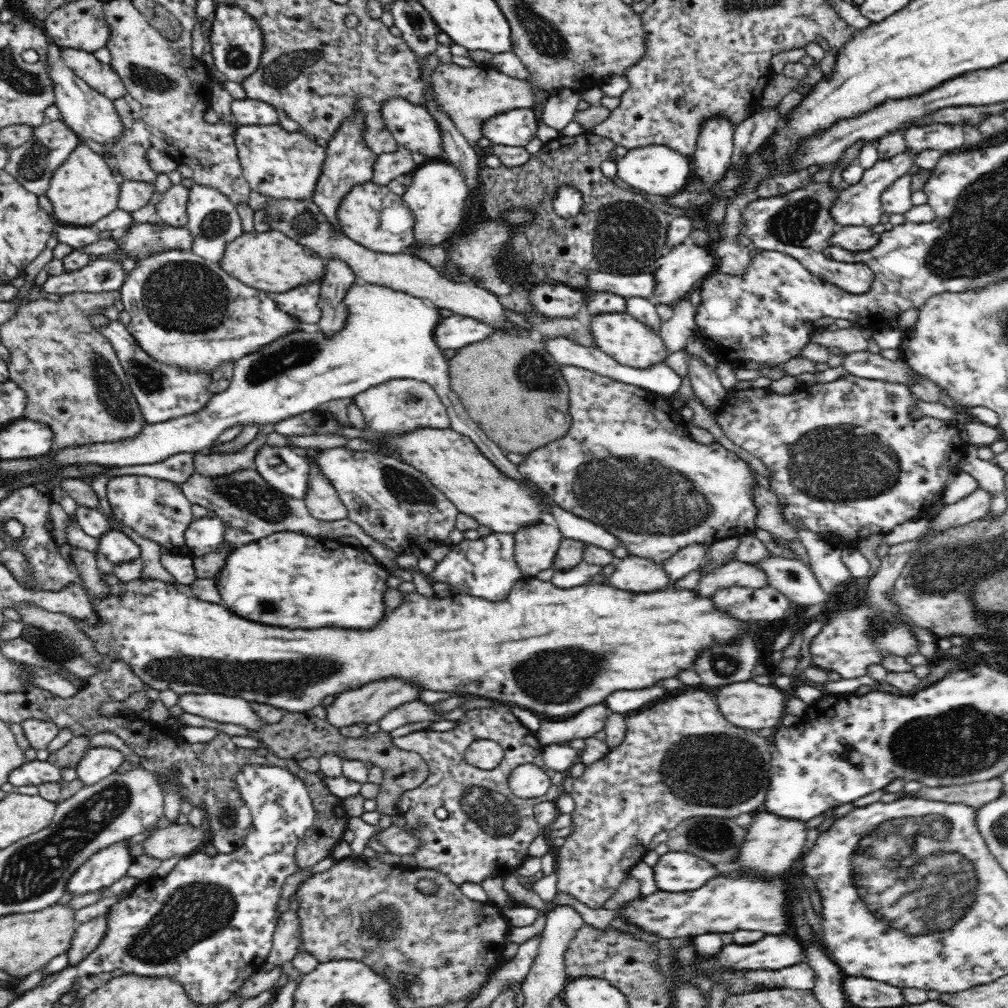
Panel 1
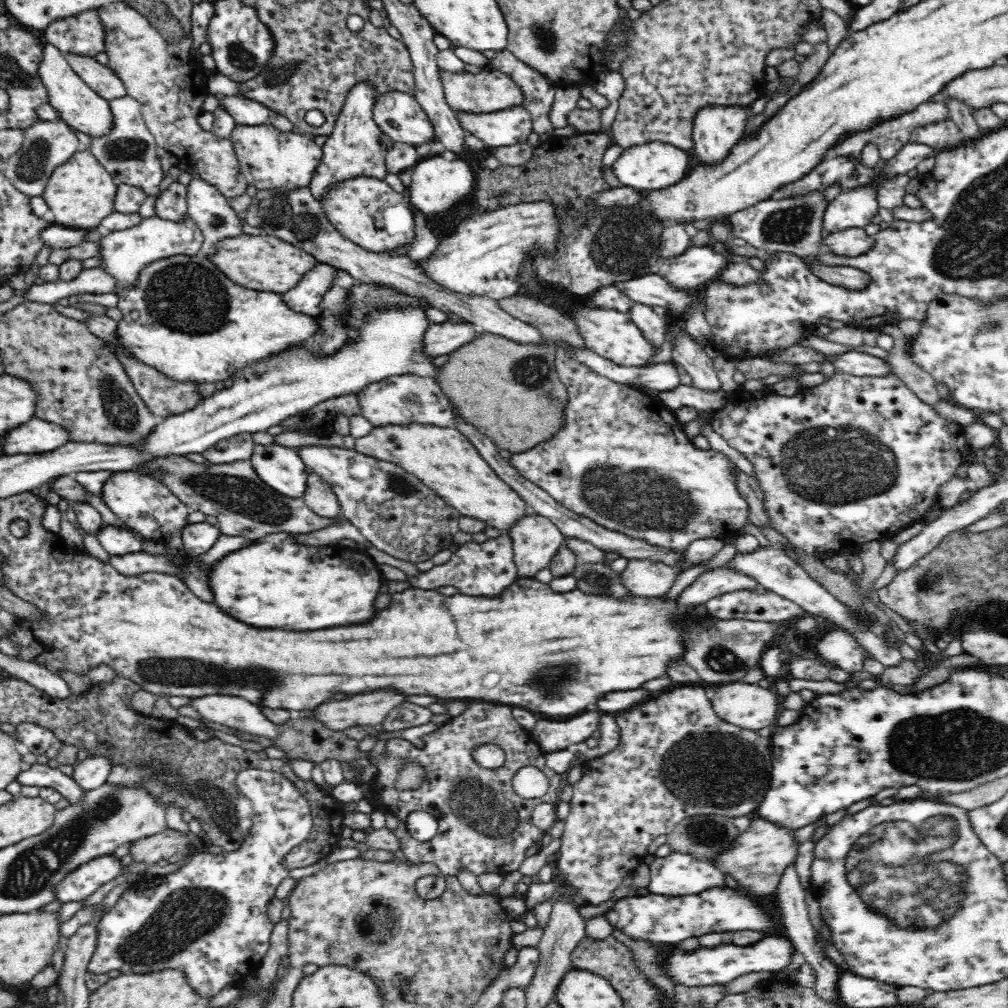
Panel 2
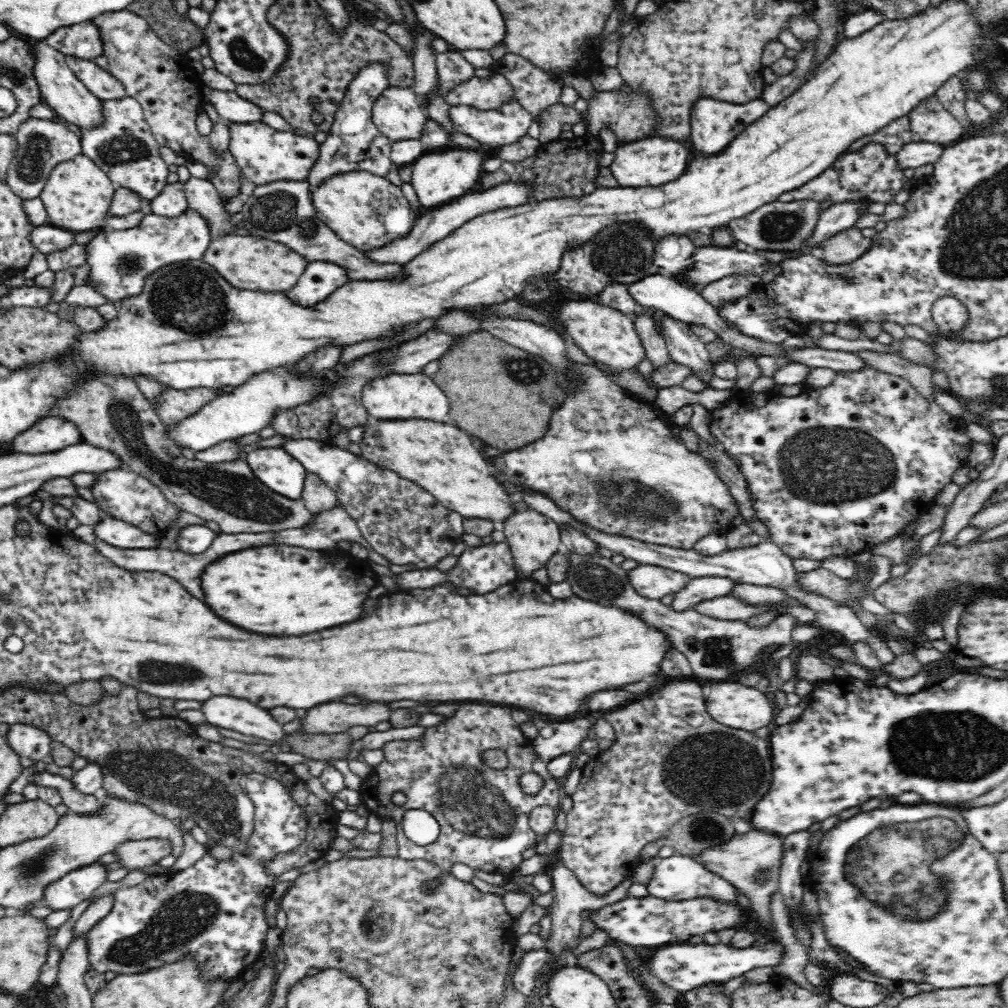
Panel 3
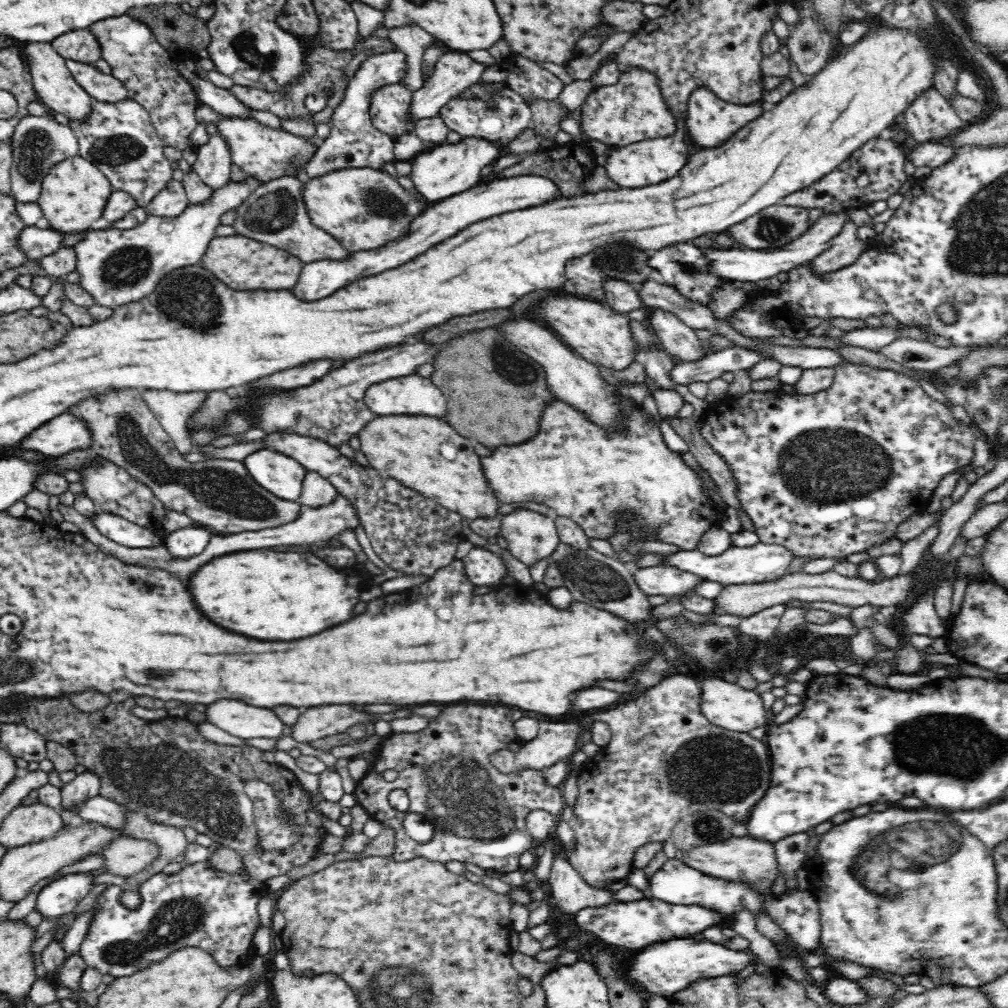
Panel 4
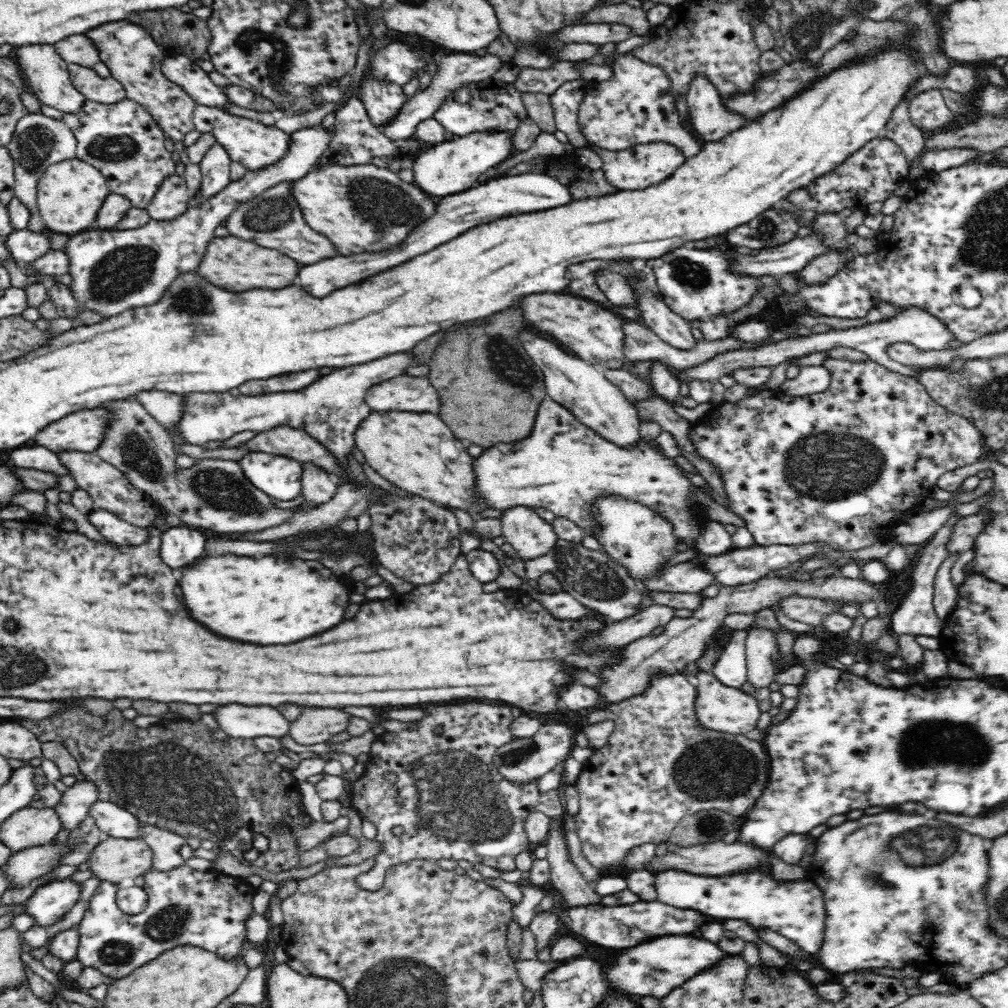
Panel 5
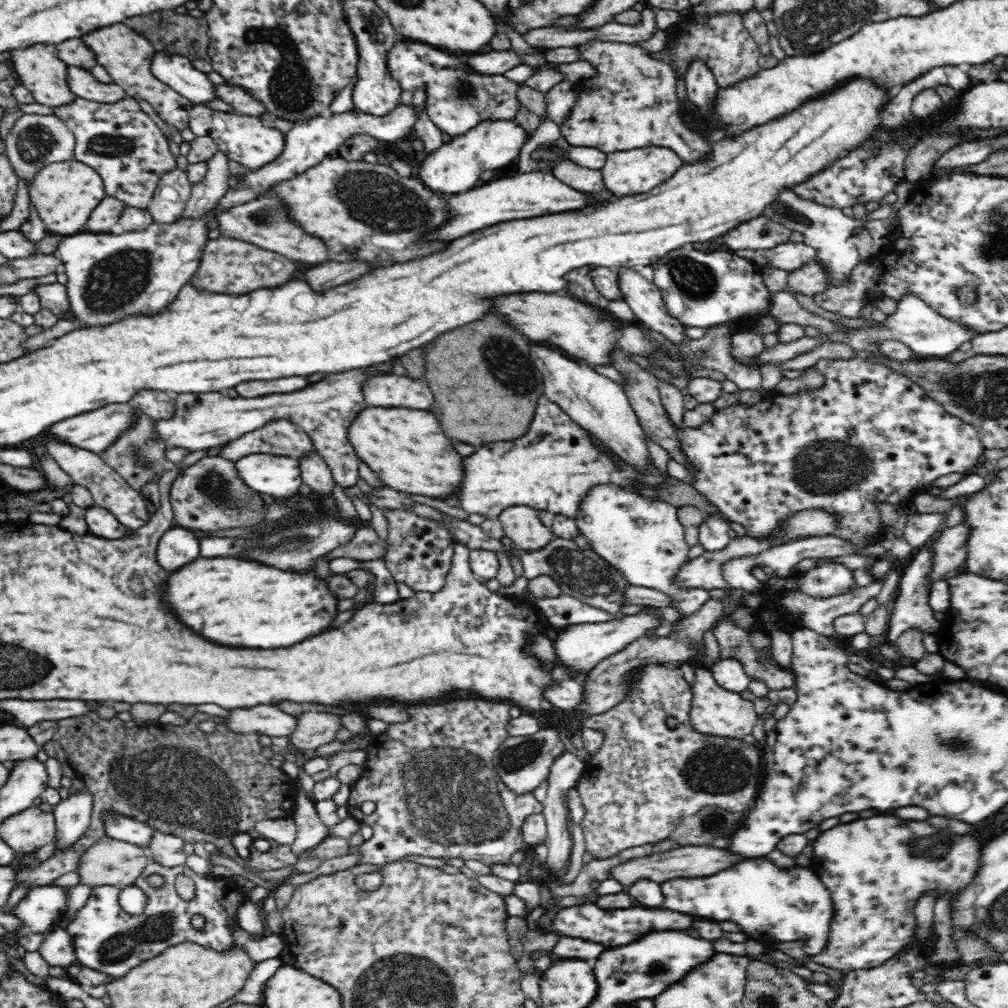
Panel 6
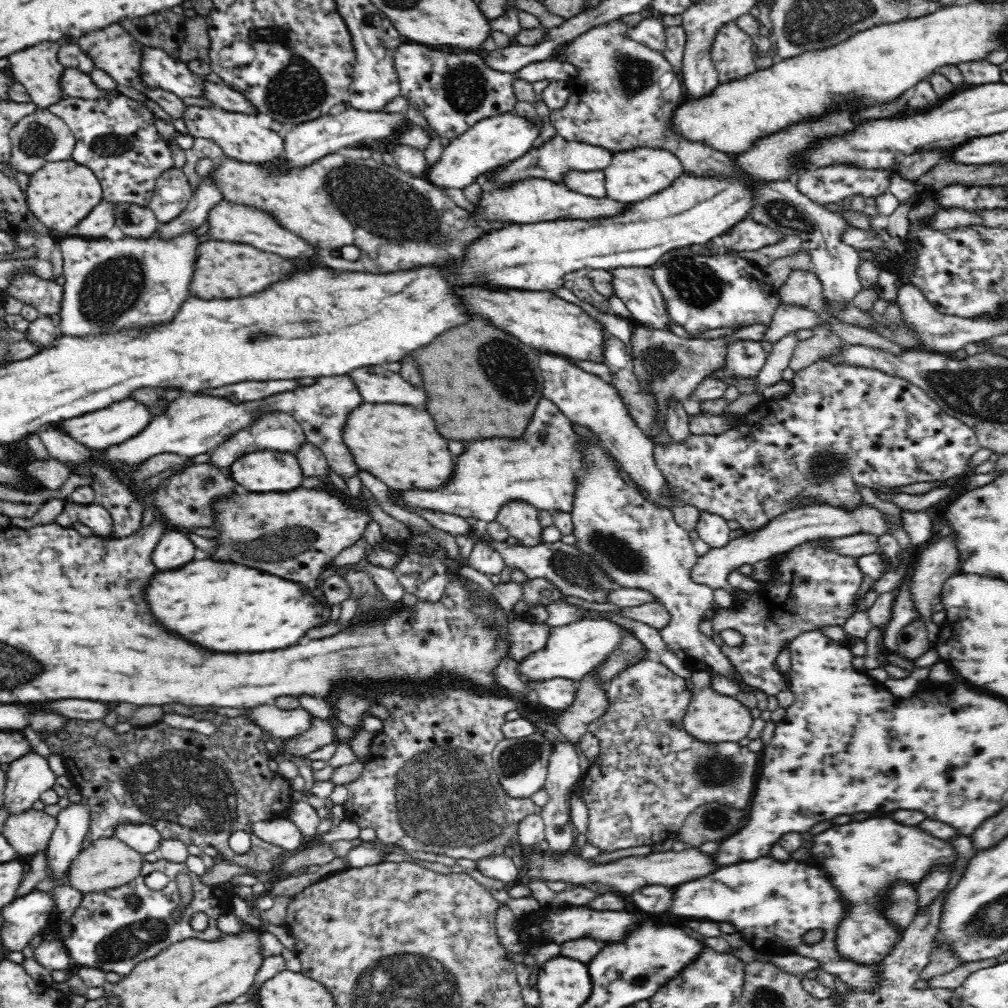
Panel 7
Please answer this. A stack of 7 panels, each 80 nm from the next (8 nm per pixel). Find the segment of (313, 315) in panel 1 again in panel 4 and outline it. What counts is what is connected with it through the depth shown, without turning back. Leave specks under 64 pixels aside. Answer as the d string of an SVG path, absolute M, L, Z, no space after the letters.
M534 174L497 178L487 184L476 185L460 194L431 204L418 218L414 219L414 222L411 222L408 234L398 237L392 242L387 242L384 246L374 250L349 253L342 260L318 260L304 263L304 270L300 272L300 280L292 290L302 300L320 300L350 282L380 274L414 260L416 256L420 256L447 238L452 238L472 223L499 214L540 206L562 197L564 196L561 196L561 191L558 190L557 184L553 180Z

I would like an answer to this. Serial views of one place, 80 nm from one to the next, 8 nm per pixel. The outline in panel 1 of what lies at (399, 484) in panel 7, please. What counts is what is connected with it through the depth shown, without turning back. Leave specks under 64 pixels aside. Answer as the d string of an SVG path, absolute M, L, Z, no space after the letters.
M423 427L402 435L378 433L376 439L349 439L345 447L396 457L414 467L428 477L428 481L444 493L460 513L476 518L480 524L490 527L492 532L513 534L522 526L550 520L546 507L540 503L532 488L522 488L514 480L500 474L500 470L486 460L486 456L472 444L470 438L451 428Z

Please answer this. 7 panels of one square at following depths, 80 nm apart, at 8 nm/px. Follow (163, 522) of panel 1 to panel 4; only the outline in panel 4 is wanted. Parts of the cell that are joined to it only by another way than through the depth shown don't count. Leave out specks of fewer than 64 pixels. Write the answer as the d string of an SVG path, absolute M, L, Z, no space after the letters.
M96 459L96 462L86 460L76 471L80 473L80 483L84 492L94 501L94 508L98 513L107 512L117 514L138 526L163 533L162 520L169 512L148 487L136 481L124 469L105 459Z

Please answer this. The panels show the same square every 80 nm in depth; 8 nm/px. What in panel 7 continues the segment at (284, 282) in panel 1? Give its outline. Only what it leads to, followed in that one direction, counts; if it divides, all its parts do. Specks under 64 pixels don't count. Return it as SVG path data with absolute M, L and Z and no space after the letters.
M212 239L199 244L194 268L189 294L196 296L196 298L204 298L204 300L238 298L238 294L240 296L256 294L293 272L292 263L284 257L260 252L260 250L246 246L246 244L234 244L234 242Z

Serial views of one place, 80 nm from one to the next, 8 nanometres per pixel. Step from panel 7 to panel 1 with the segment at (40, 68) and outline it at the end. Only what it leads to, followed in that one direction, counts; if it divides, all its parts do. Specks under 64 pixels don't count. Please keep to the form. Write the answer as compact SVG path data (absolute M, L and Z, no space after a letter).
M50 42L46 52L46 71L53 83L54 105L59 109L62 120L80 138L95 140L100 144L110 144L122 134L122 121L116 113L113 100L93 90L84 80L66 66L61 55L61 48Z

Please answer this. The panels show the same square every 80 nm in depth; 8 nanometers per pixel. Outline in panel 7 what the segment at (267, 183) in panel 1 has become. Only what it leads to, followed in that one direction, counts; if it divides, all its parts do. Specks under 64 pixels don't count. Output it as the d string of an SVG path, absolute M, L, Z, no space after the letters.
M188 106L184 108L181 118L188 134L194 139L205 138L215 141L223 148L225 156L242 162L270 162L282 156L284 140L275 131L258 124L255 115L222 110L214 106Z

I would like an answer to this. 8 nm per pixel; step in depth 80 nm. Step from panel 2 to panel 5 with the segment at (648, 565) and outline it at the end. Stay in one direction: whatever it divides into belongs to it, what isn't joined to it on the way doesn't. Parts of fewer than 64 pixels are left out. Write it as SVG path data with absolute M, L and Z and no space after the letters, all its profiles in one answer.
M696 562L676 564L668 570L656 575L643 585L648 590L659 590L670 593L700 593L704 587L719 584L716 577Z

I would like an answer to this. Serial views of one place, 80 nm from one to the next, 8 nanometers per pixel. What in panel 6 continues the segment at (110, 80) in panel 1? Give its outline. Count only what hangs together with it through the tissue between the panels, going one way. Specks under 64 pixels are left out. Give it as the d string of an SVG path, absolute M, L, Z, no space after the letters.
M67 66L66 79L73 95L89 101L112 103L127 96L118 84L99 82L90 71L77 66Z

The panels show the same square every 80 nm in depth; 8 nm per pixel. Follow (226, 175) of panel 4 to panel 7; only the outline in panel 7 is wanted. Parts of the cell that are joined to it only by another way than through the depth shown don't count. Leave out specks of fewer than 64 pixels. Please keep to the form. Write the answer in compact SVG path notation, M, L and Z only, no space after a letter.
M202 181L198 190L193 194L187 207L170 222L159 223L157 226L160 239L175 239L190 231L203 229L208 212L212 206L222 201L220 189L214 185L214 181Z

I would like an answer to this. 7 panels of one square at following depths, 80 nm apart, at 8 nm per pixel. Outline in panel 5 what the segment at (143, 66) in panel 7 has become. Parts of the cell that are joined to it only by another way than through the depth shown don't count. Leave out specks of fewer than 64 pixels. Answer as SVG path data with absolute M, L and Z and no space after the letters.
M184 55L162 58L162 73L197 105L218 107L228 104L228 97L195 61Z

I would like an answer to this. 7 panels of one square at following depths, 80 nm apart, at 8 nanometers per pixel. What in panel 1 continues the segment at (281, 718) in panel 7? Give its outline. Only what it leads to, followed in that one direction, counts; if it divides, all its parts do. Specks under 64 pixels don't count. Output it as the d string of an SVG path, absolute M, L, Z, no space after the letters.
M183 694L179 695L178 704L185 712L222 724L238 724L250 732L266 726L266 722L252 708L251 702L242 698L222 694Z

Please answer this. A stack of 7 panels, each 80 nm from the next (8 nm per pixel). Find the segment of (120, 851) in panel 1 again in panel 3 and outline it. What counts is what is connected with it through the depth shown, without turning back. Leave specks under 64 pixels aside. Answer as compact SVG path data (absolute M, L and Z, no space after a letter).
M92 863L65 874L44 888L42 904L51 912L78 906L92 896L92 892L106 882L106 865Z

